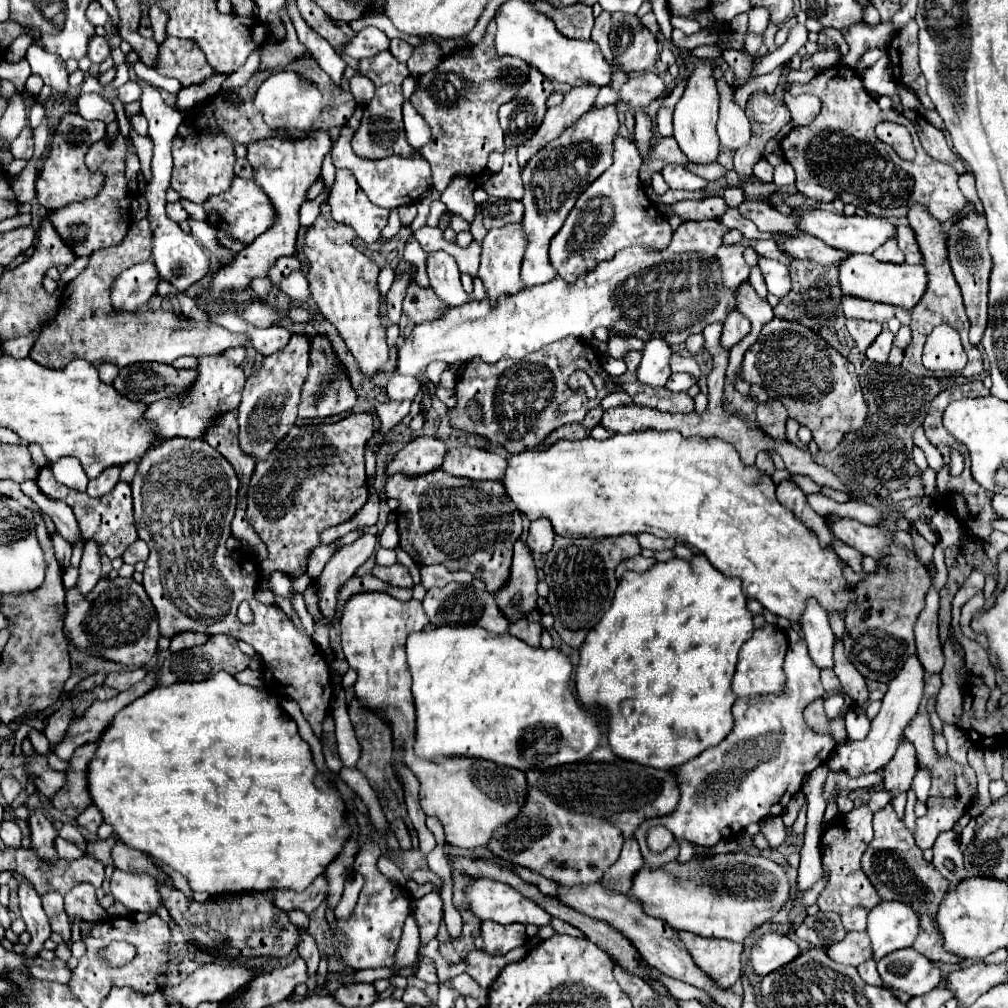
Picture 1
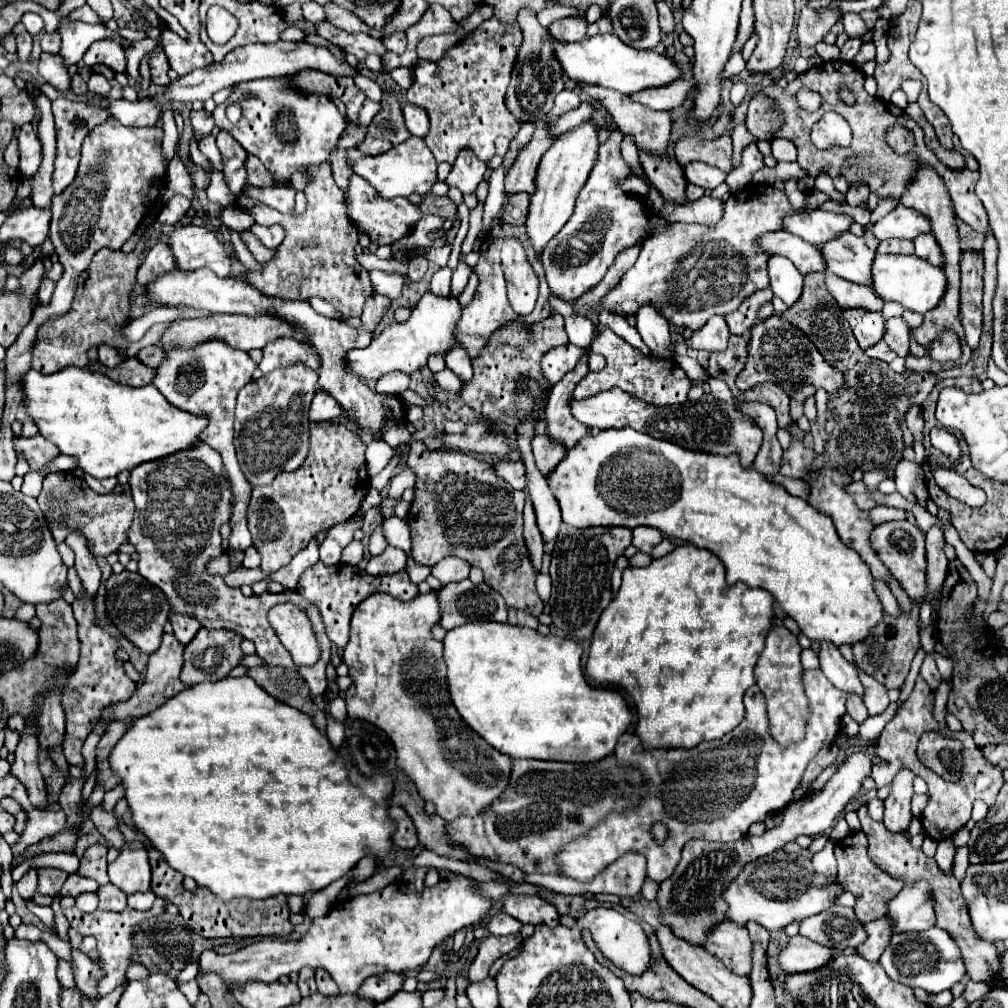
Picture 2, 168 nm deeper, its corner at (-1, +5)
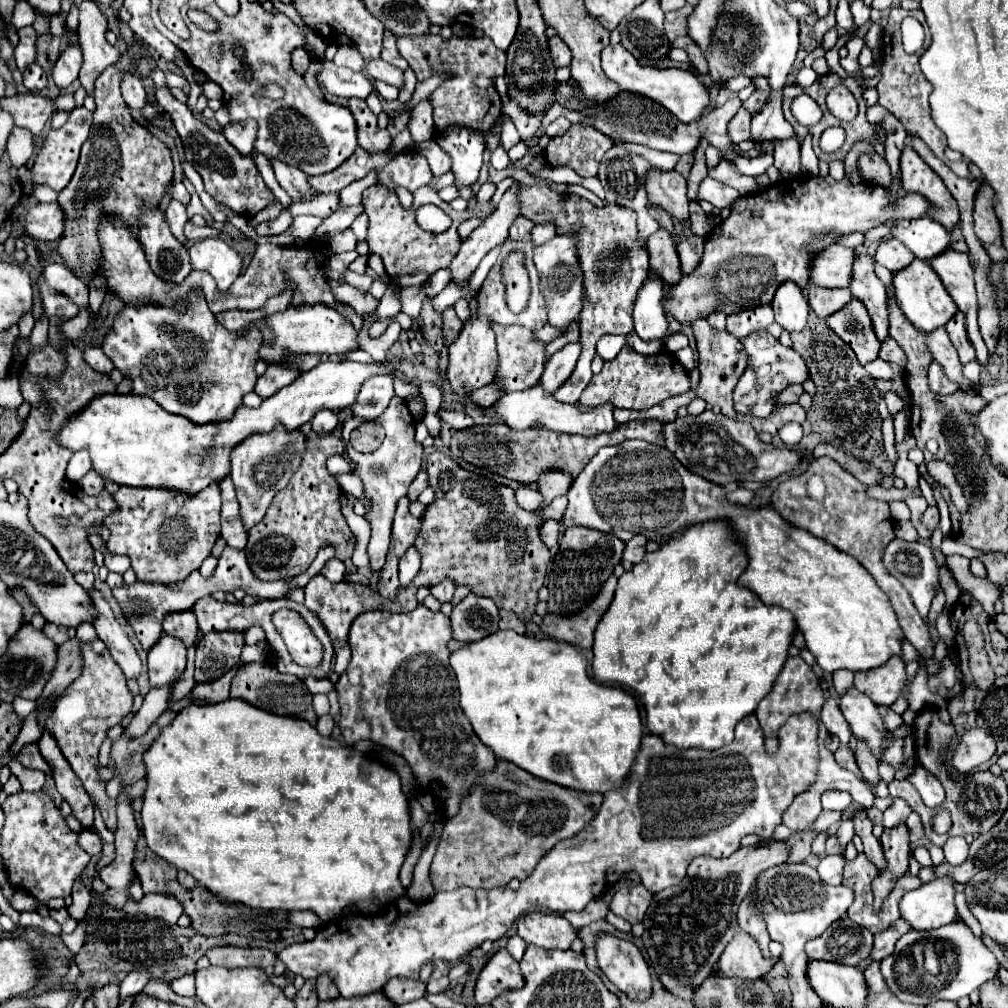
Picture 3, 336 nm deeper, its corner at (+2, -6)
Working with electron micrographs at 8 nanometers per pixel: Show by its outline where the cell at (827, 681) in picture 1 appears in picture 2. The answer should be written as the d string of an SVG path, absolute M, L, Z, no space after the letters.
M848 693L848 697L846 697L846 711L848 711L848 715L850 715L854 721L858 721L858 723L862 723L862 721L868 717L866 707L864 707L862 699L860 699L856 693Z

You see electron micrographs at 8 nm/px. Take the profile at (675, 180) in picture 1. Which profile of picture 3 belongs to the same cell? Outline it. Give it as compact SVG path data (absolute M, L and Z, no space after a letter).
M705 178L699 186L699 200L707 200L711 202L715 208L723 210L723 208L733 208L733 204L741 198L741 194L727 186L727 184L721 184L713 178Z

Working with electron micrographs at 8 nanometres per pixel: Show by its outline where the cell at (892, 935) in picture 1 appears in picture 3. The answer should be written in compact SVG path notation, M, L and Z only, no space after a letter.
M935 878L917 890L911 890L901 900L901 918L915 930L929 930L957 920L955 908L955 880Z

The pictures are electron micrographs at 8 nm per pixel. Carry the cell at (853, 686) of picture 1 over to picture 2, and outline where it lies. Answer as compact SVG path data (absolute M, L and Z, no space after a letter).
M856 667L856 669L858 669L858 675L860 675L860 681L862 681L862 685L864 685L862 701L864 701L866 709L868 709L868 713L870 713L870 715L882 713L882 711L890 705L888 695L886 695L886 687L884 687L882 683L878 683L874 677L866 675L860 667Z

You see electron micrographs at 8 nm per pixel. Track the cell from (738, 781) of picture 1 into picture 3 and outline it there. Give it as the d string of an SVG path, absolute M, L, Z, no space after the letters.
M753 714L737 724L735 740L719 750L679 750L675 746L663 744L659 736L649 734L641 742L641 750L623 788L605 794L597 816L579 834L555 844L555 848L543 856L533 874L523 880L515 892L507 886L493 890L459 888L451 892L437 892L431 900L421 904L411 904L403 898L383 916L359 916L347 926L331 922L317 930L315 940L291 944L281 950L279 958L287 964L287 970L303 976L305 980L317 978L321 974L331 976L339 988L339 994L343 998L351 998L383 990L383 986L393 976L417 980L419 970L427 960L459 960L461 956L479 948L485 940L503 938L513 922L531 912L531 908L539 912L549 910L551 914L581 912L591 900L603 894L603 884L619 882L625 872L637 872L641 884L651 894L657 894L667 886L679 884L695 856L705 854L725 858L739 850L739 842L747 834L757 834L759 838L773 836L773 830L781 824L783 812L791 806L795 796L807 792L817 778L817 732L819 724L813 716L791 716L777 734L779 750L775 754L767 754L767 750L761 748L761 727Z

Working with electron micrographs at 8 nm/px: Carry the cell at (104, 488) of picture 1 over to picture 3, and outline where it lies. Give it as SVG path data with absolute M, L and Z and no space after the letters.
M87 472L81 480L79 480L79 486L83 488L83 492L85 494L91 494L91 496L97 496L101 490L103 490L103 486L105 486L105 480L101 478L101 476L97 476L97 472Z

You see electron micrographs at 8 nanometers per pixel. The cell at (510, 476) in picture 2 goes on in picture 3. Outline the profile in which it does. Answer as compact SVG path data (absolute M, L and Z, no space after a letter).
M529 486L519 488L519 490L515 492L515 496L517 496L517 504L519 504L523 510L529 510L529 512L537 510L537 508L543 504L543 496L541 496L537 490L533 492L533 488L529 488Z

